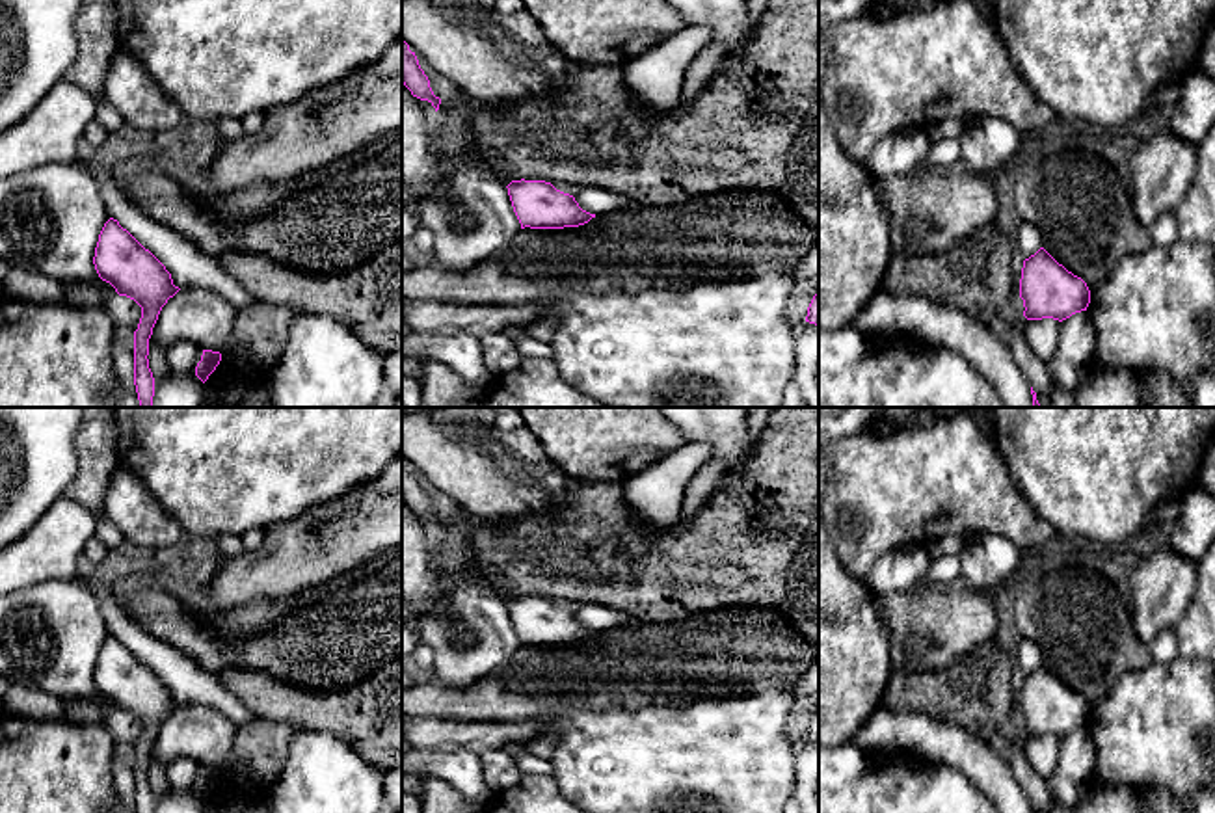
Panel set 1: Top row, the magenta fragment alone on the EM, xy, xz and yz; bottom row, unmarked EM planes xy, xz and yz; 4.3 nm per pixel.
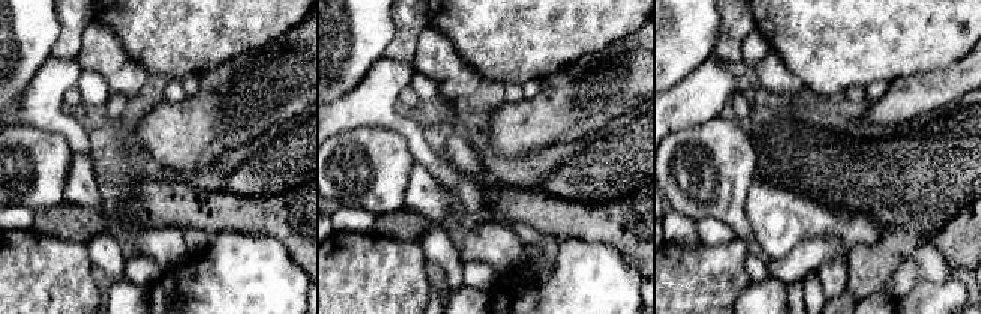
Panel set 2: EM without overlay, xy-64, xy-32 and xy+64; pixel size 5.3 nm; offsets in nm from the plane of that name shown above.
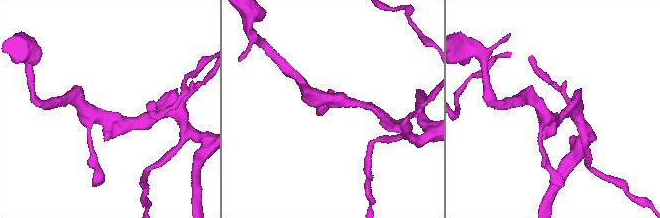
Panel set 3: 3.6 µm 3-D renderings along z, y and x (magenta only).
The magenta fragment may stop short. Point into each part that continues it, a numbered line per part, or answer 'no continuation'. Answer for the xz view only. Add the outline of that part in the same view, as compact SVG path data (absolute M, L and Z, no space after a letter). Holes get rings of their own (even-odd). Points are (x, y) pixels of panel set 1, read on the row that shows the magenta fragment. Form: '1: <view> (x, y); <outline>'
no continuation

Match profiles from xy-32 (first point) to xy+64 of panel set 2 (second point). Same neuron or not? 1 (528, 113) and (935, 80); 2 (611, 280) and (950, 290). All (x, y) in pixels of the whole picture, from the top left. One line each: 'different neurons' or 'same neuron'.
1: same neuron
2: same neuron

